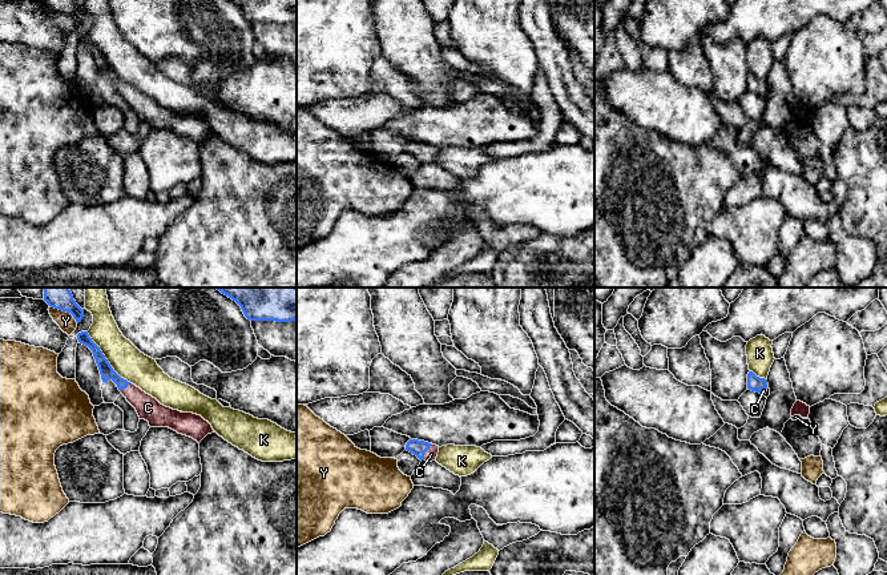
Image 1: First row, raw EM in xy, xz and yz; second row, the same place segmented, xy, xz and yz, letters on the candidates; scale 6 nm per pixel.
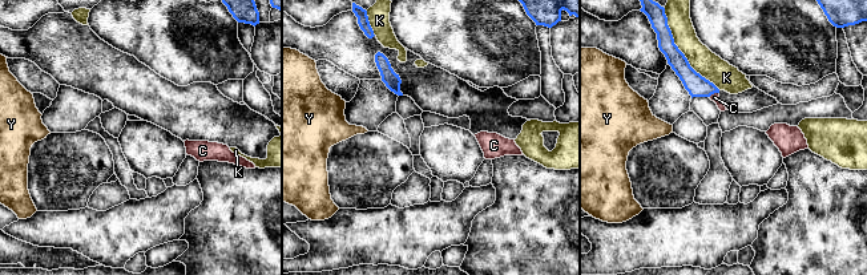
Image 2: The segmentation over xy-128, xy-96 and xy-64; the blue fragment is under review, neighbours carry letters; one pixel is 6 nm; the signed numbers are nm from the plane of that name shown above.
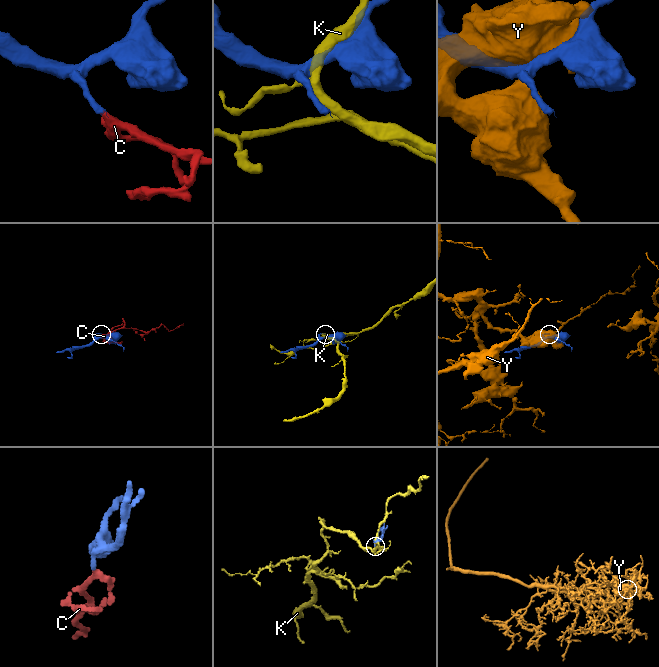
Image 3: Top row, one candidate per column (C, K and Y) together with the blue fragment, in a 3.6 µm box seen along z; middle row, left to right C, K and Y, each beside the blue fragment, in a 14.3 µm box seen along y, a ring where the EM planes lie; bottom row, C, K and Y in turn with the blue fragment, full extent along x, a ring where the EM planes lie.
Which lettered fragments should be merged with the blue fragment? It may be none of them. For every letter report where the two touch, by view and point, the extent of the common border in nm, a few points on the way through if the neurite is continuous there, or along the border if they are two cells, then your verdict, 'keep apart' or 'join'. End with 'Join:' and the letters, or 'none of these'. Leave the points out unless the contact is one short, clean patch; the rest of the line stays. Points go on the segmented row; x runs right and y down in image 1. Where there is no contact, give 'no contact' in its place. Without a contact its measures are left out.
C: contact xz (426, 450); length 120 nm; way xz (418, 447), (426, 450), (431, 454); join
K: contact xy (100, 350); length 280 nm; keep apart
Y: contact xy (64, 310); length 200 nm; keep apart
Join: C

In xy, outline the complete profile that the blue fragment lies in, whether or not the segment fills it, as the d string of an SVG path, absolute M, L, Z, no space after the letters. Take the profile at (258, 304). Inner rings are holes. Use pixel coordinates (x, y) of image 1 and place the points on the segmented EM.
M214 288L235 301L250 321L297 321L297 288Z

